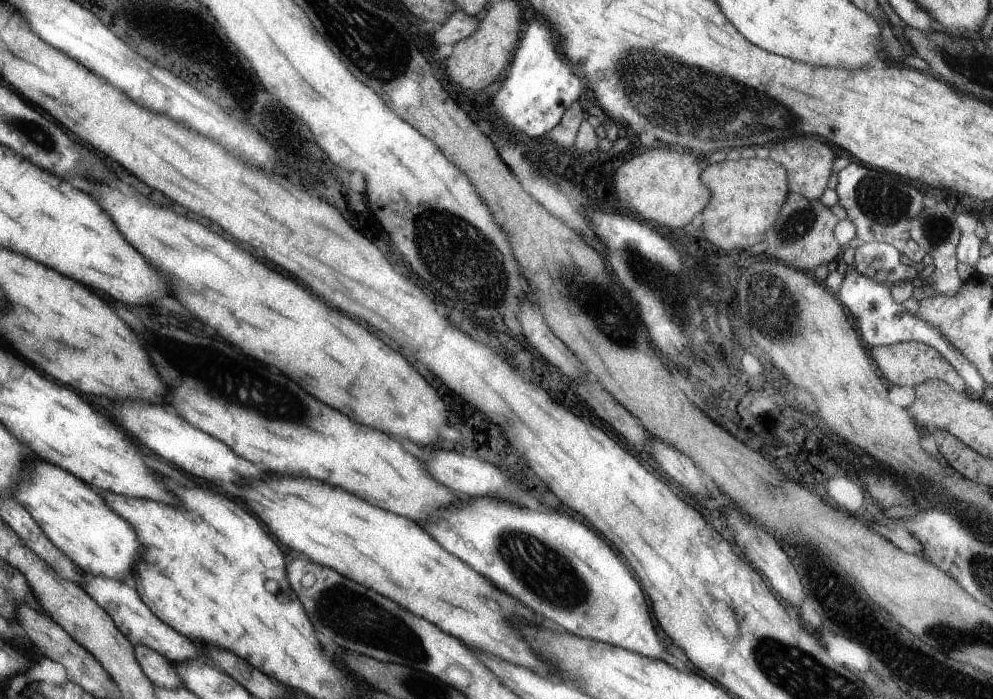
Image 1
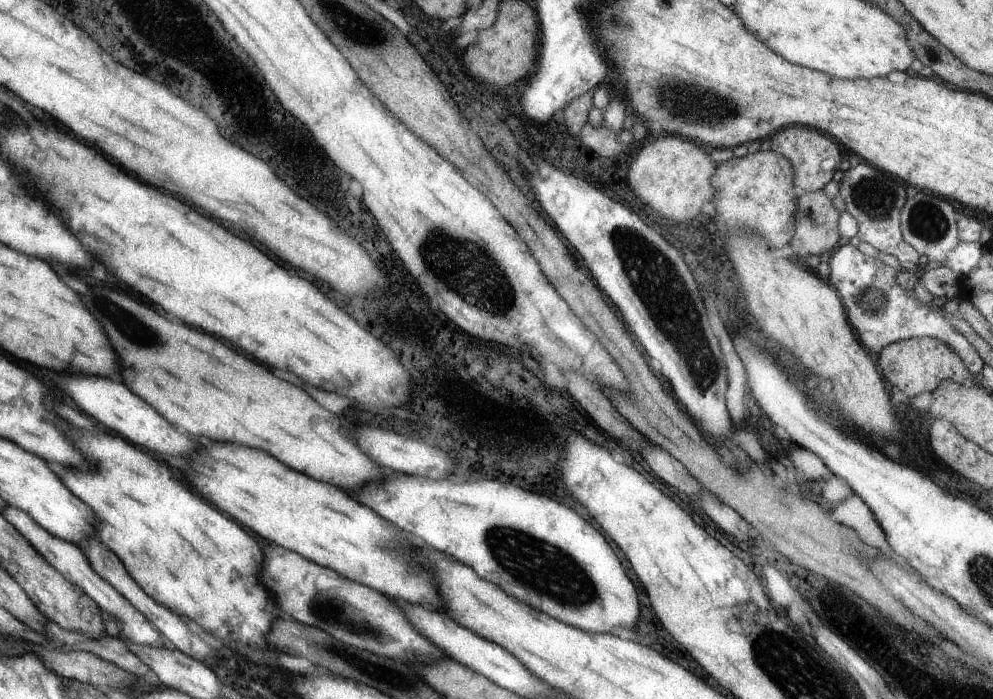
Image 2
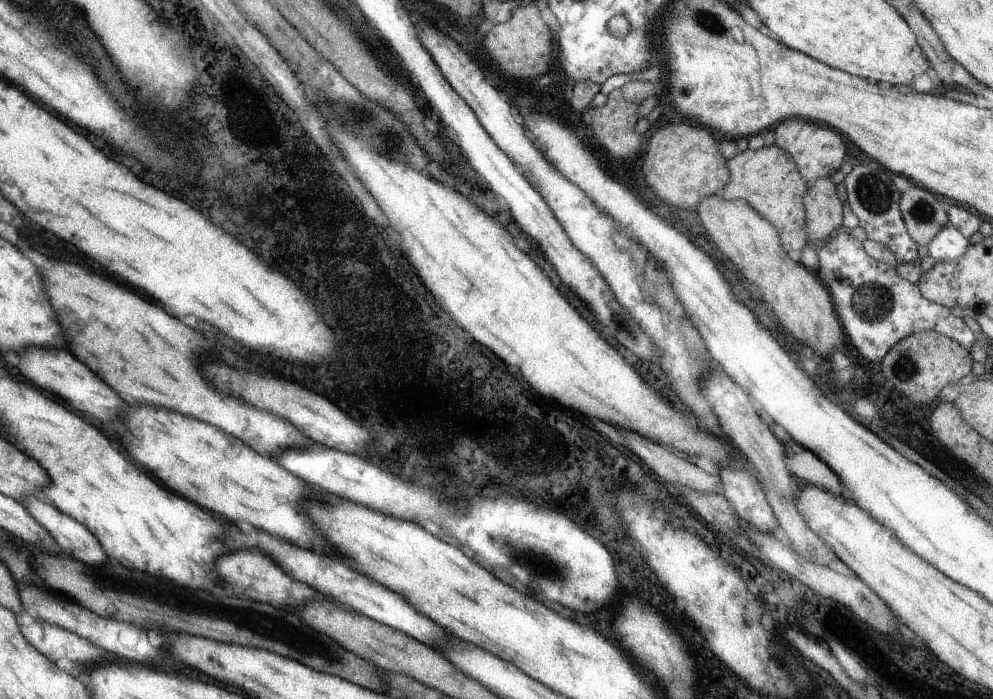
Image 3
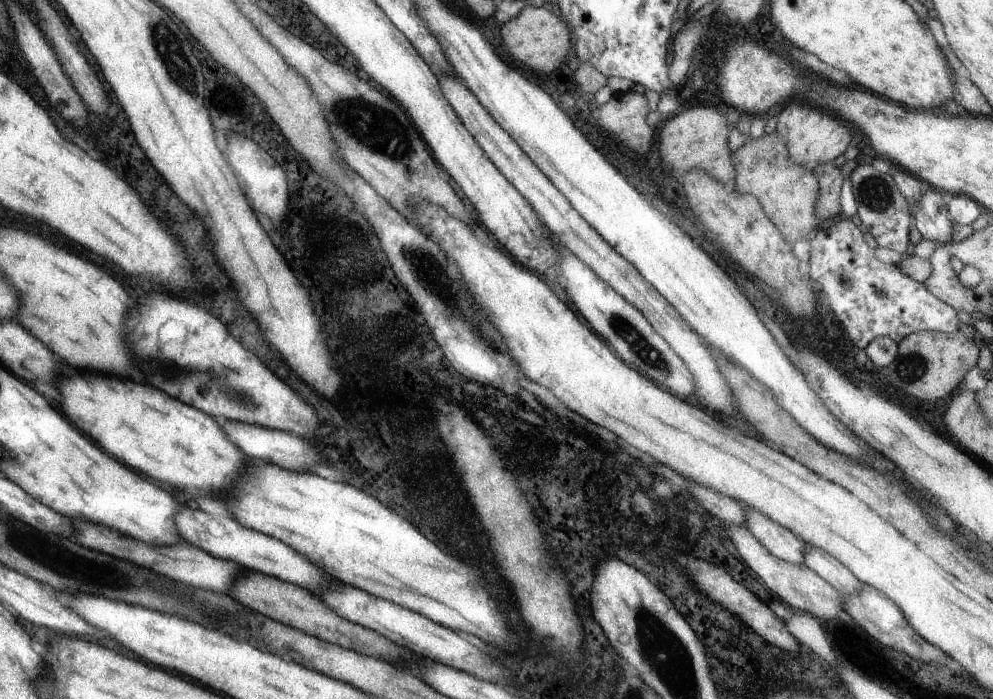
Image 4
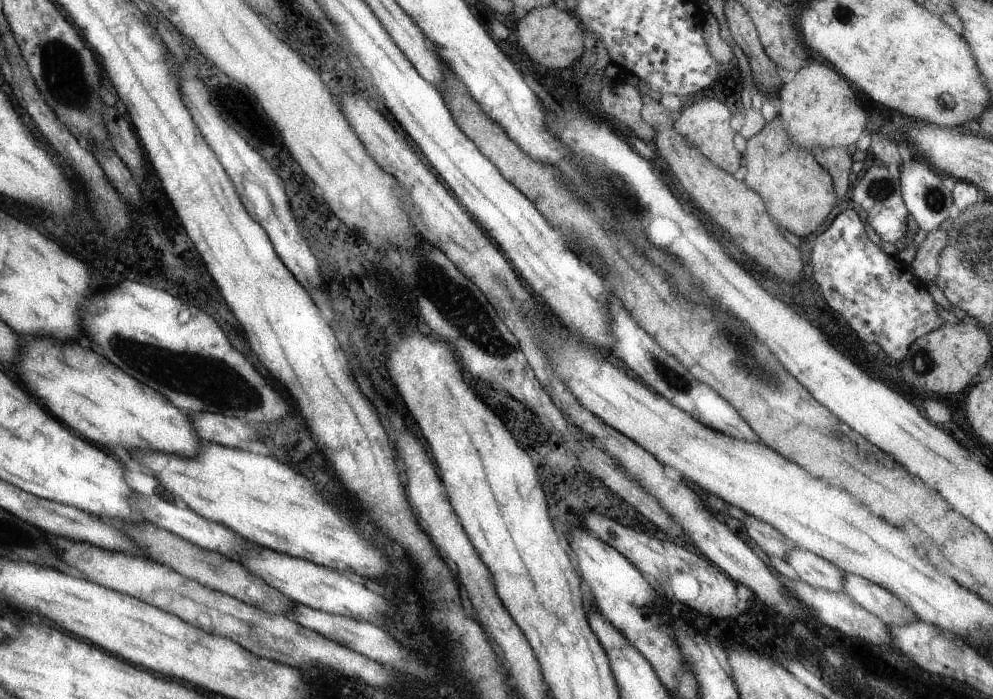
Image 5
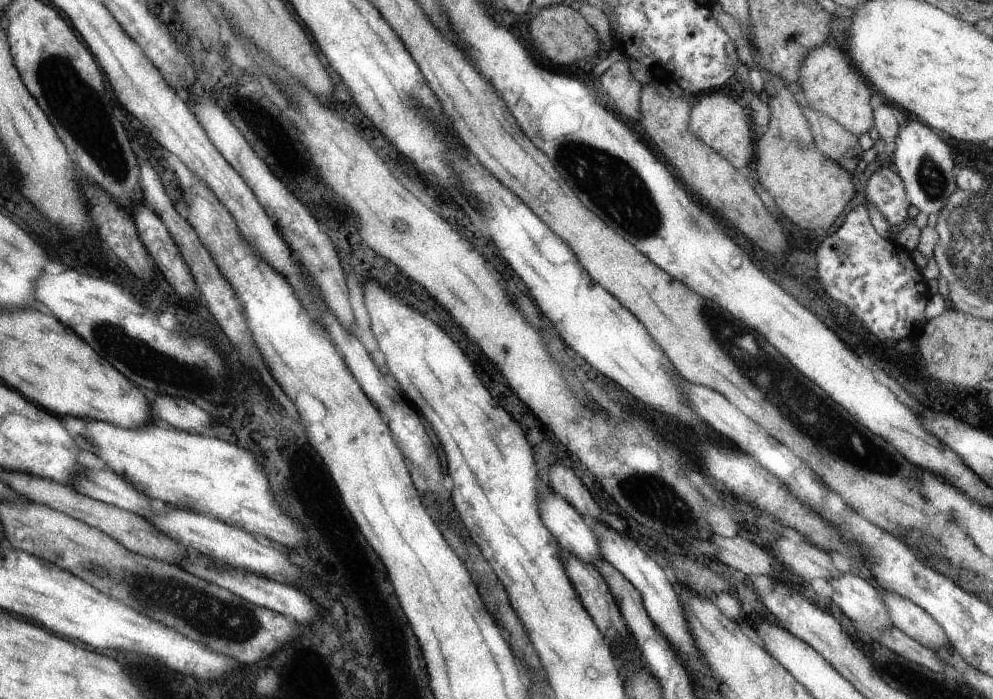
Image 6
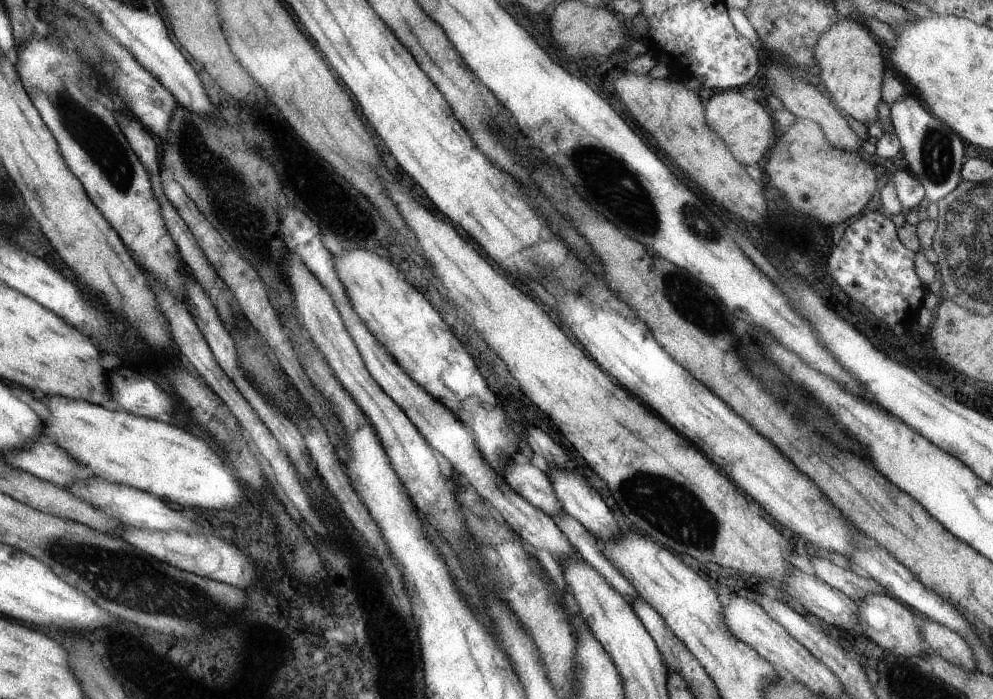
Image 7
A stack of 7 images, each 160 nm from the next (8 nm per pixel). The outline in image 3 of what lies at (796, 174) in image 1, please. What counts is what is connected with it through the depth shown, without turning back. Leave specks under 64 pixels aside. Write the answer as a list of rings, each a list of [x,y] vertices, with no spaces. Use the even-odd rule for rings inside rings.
[[[808,119],[786,120],[774,128],[774,136],[775,145],[784,149],[793,158],[802,178],[808,184],[822,177],[832,178],[836,170],[840,168],[840,164],[845,161],[846,144],[844,144],[844,138],[836,130],[816,126],[816,124],[808,122]]]

